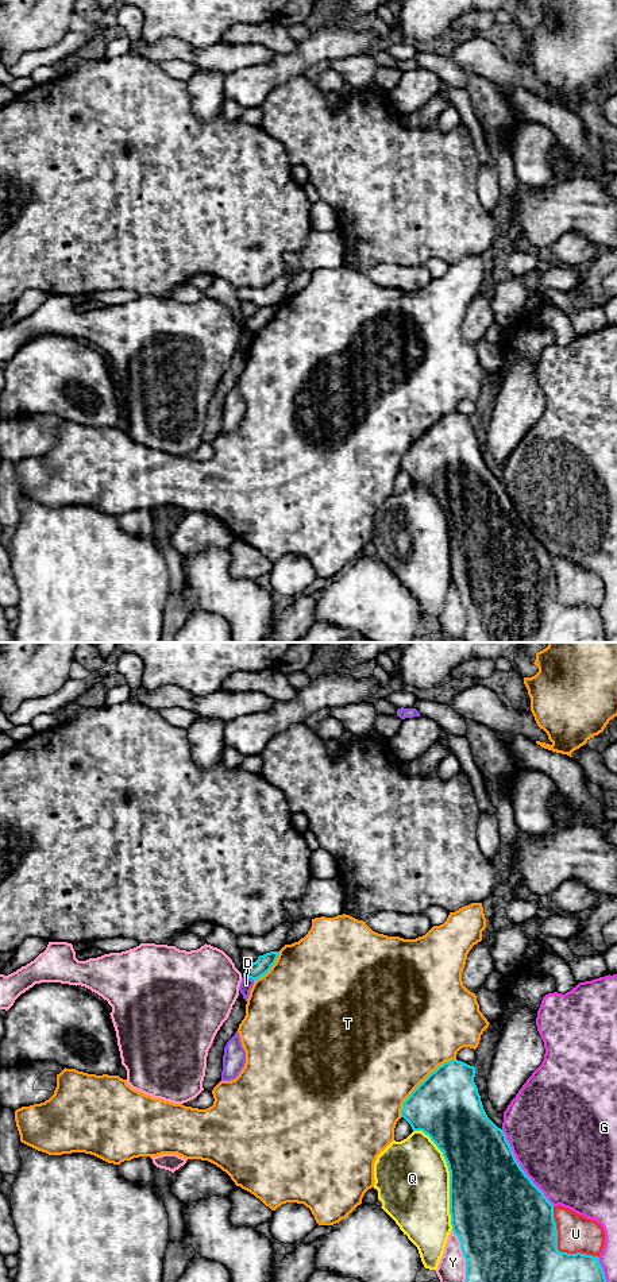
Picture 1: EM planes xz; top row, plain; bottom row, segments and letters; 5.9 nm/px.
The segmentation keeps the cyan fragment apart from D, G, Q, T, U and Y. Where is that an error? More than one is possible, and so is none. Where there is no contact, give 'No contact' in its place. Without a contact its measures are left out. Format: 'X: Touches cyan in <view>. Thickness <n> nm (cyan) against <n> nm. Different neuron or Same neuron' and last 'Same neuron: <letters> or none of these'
D: Touches cyan in xz. Thickness 100 nm (cyan) against 70 nm. Different neuron
G: Touches cyan in xz. Thickness 500 nm (cyan) against 480 nm. Different neuron
Q: Touches cyan in xz. Thickness 480 nm (cyan) against 440 nm. Different neuron
T: Touches cyan in xz. Thickness 400 nm (cyan) against 500 nm. Different neuron
U: Touches cyan in xz. Thickness 500 nm (cyan) against 220 nm. Different neuron
Y: Touches cyan in xz. Thickness 500 nm (cyan) against 180 nm. Different neuron
Same neuron: none of these

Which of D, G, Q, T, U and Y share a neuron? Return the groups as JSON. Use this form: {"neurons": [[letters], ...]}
{"neurons": [["D"], ["G"], ["Q"], ["T"], ["U"], ["Y"]]}

